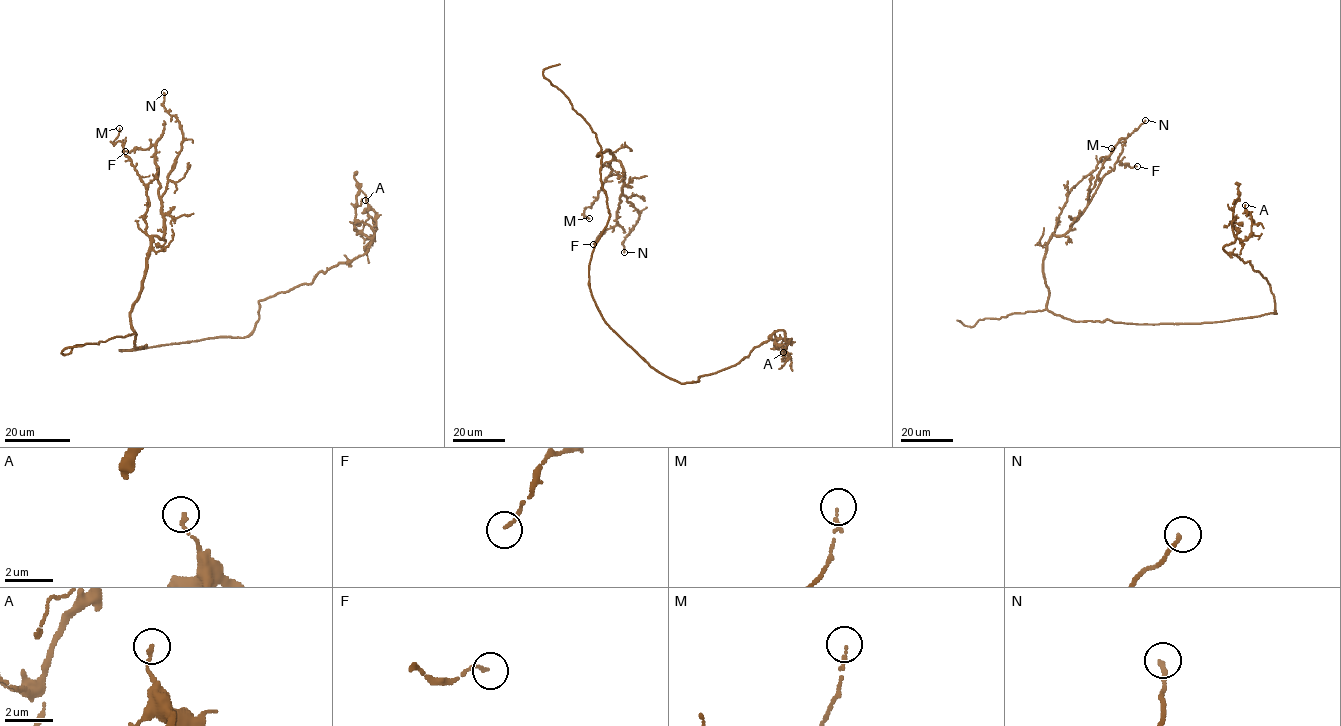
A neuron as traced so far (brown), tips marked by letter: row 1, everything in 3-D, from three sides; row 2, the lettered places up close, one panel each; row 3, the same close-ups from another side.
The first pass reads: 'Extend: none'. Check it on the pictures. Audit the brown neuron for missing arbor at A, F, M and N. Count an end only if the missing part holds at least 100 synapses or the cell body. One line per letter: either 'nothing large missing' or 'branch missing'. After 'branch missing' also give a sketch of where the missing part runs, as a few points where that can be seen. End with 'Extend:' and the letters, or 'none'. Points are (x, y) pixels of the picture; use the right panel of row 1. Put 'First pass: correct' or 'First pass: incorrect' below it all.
A: nothing large missing
F: nothing large missing
M: nothing large missing
N: nothing large missing
Extend: none
First pass: correct

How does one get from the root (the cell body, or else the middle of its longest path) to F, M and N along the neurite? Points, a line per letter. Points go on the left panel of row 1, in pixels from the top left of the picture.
F: (119, 350), (146, 346), (134, 345), (130, 311), (141, 289), (150, 240), (164, 233), (155, 146), (125, 151)
M: (119, 350), (146, 346), (134, 345), (130, 311), (150, 246), (147, 186), (122, 143), (114, 143), (119, 128)
N: (119, 350), (146, 346), (134, 345), (130, 311), (150, 240), (164, 233), (161, 195), (183, 138), (164, 92)

